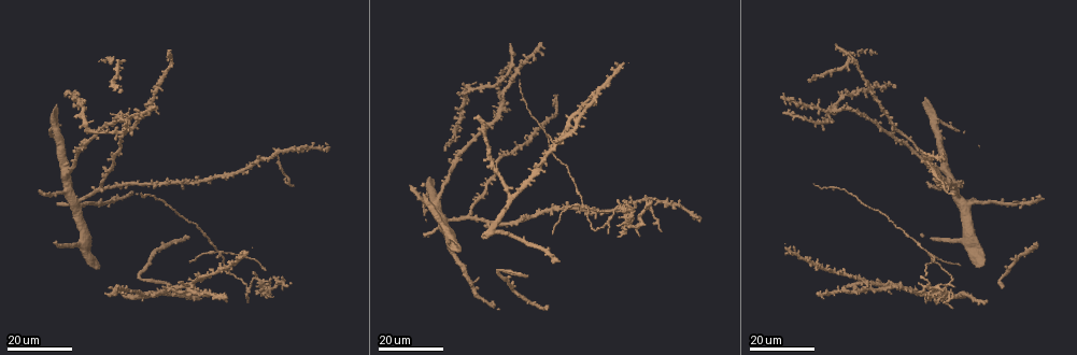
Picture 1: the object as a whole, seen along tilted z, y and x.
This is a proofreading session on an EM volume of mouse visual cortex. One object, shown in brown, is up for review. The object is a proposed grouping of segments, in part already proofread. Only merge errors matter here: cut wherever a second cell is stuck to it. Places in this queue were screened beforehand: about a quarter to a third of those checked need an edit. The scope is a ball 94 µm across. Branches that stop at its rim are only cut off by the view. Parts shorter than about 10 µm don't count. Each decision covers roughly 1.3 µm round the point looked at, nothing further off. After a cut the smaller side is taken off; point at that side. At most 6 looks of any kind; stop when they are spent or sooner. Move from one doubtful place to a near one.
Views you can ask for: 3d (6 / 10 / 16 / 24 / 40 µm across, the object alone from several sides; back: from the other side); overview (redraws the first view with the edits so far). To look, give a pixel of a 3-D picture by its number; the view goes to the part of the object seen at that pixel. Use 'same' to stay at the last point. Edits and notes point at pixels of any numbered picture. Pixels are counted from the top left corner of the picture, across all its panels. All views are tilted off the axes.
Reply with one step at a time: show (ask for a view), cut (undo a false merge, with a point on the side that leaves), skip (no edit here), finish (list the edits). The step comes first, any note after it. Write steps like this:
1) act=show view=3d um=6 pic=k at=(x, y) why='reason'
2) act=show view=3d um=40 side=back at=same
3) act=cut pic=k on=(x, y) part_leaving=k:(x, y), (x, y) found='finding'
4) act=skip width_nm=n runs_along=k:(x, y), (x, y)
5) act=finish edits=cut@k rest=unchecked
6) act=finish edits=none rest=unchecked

act=show view=3d um=24 pic=1 at=(219, 252)

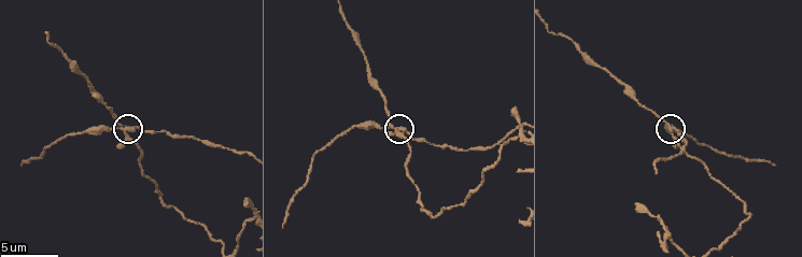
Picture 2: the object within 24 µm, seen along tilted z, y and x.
act=show view=3d um=10 pic=2 at=(120, 124)

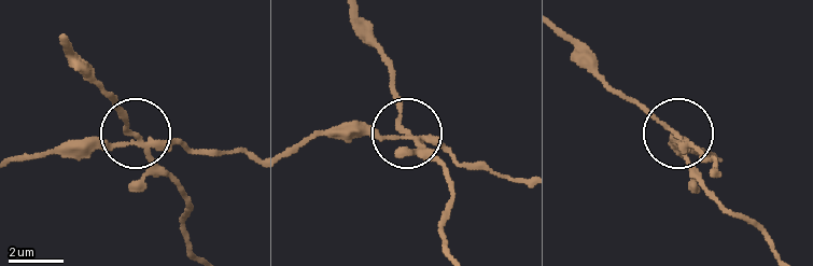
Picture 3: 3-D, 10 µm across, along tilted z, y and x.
act=cut pic=3 on=(100, 146) part_leaving=3:(142, 145), (247, 155) found='a second cell is stuck on'

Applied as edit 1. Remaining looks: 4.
act=show view=overview

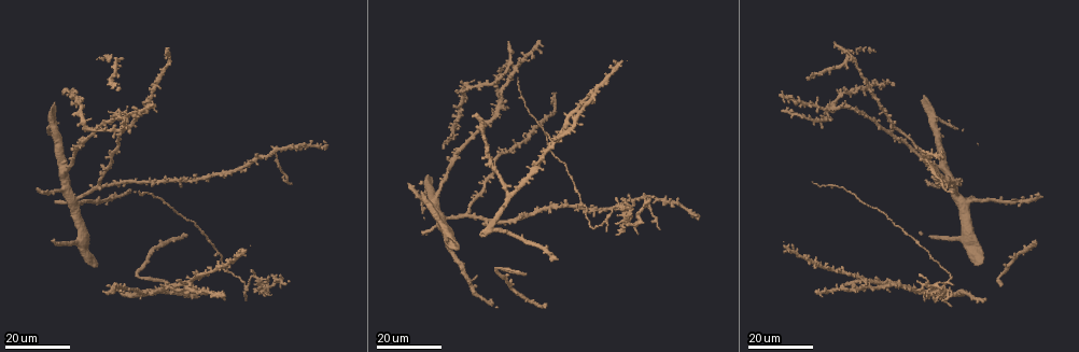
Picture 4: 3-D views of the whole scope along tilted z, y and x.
act=show view=3d um=24 pic=4 at=(253, 275) why='thick turns thin'

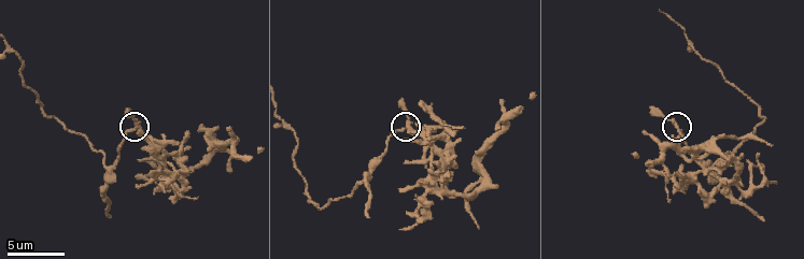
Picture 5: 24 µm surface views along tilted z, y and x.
act=show view=3d um=10 pic=5 at=(137, 129) why='zoom in'

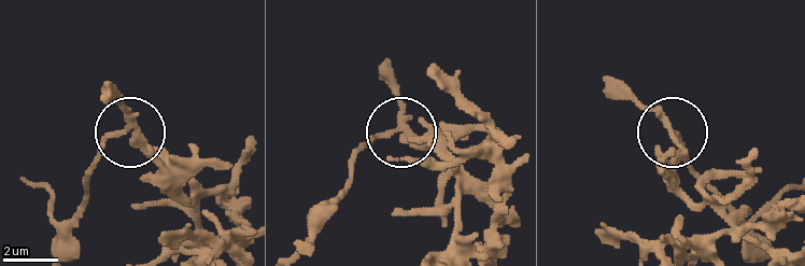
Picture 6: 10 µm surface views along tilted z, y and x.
act=cut pic=6 on=(143, 150) found='two cells meet here'

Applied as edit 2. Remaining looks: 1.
act=finish edits=cut@3,cut@6 rest=unchecked

